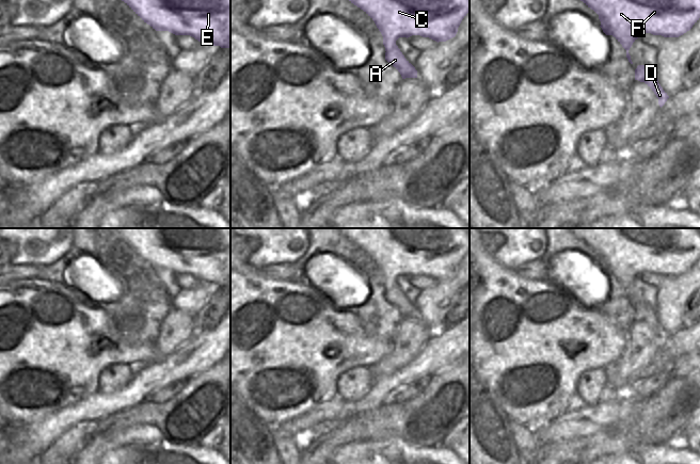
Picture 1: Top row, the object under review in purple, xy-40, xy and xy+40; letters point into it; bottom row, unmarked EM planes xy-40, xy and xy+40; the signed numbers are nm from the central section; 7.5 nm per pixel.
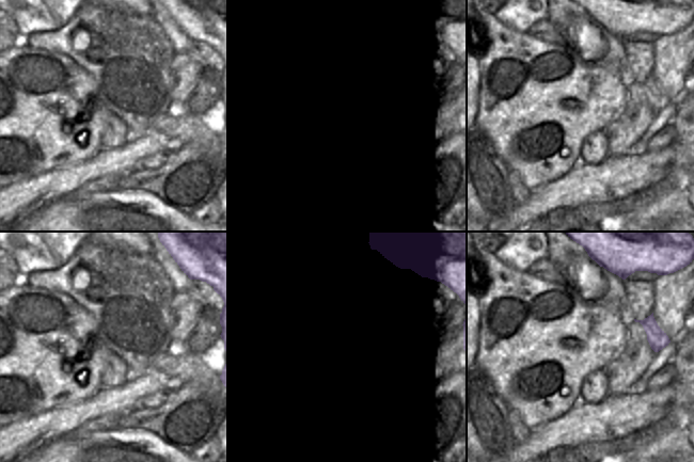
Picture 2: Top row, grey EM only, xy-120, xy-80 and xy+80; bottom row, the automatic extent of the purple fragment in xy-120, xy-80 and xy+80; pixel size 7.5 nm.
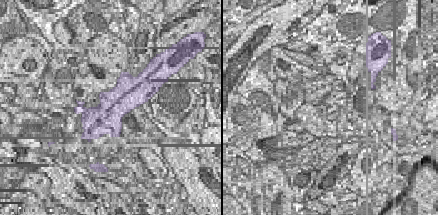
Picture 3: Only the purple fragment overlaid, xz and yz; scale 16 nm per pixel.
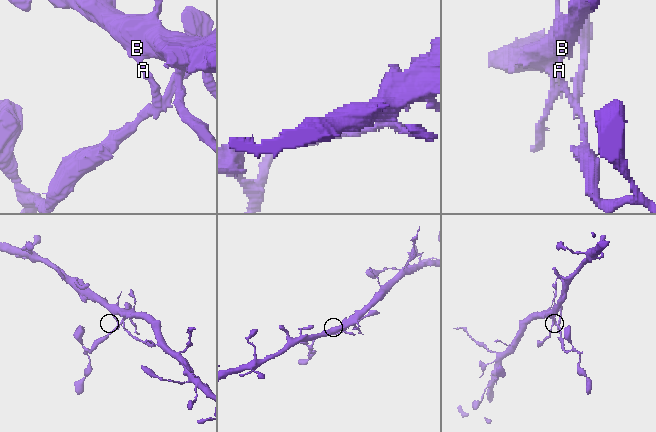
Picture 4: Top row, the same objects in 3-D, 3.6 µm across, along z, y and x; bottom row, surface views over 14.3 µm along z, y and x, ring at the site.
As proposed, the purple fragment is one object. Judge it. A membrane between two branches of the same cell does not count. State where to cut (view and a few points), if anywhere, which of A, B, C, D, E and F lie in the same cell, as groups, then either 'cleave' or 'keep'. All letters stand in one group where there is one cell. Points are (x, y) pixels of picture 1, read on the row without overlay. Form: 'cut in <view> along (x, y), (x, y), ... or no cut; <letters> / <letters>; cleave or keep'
cut in xy along (395, 282), (386, 290); A D / B C E F; cleave

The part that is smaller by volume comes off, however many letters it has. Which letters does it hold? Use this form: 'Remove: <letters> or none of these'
Remove: A, D

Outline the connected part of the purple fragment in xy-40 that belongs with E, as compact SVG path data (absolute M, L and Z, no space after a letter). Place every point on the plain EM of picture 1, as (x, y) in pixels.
M111 228L156 270L190 274L202 283L230 287L230 228Z

